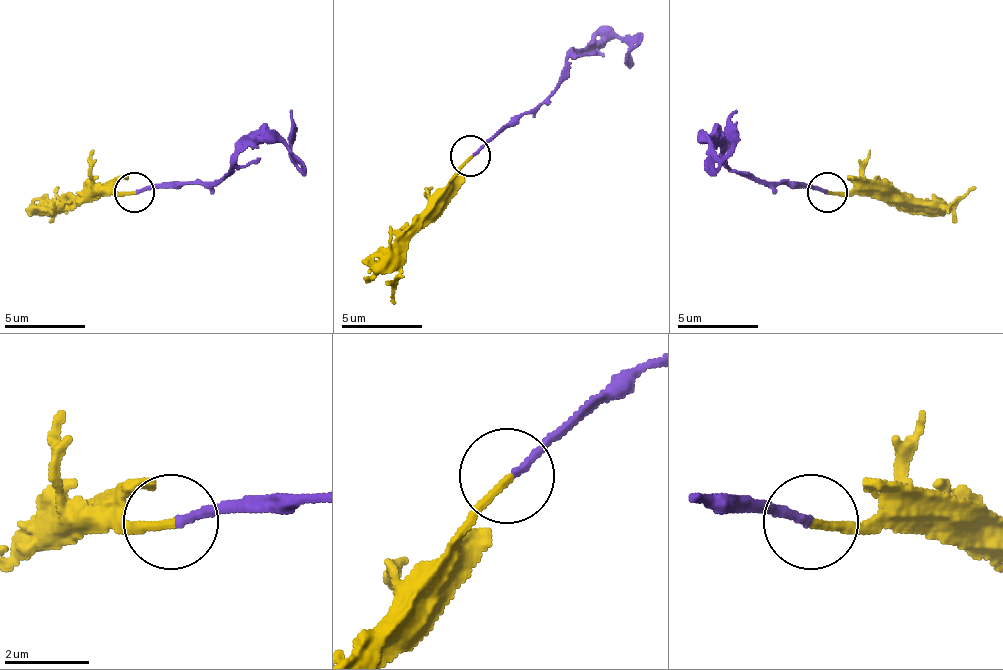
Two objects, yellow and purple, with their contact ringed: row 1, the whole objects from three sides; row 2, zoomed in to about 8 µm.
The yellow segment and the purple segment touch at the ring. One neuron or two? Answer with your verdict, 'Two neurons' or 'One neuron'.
One neuron

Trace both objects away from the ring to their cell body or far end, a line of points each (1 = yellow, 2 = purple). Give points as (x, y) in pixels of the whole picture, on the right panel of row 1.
1: (828, 193), (884, 193), (949, 205), (977, 189)
2: (828, 193), (763, 185), (723, 160), (711, 140), (711, 148), (719, 156), (731, 144), (727, 116), (735, 108)

